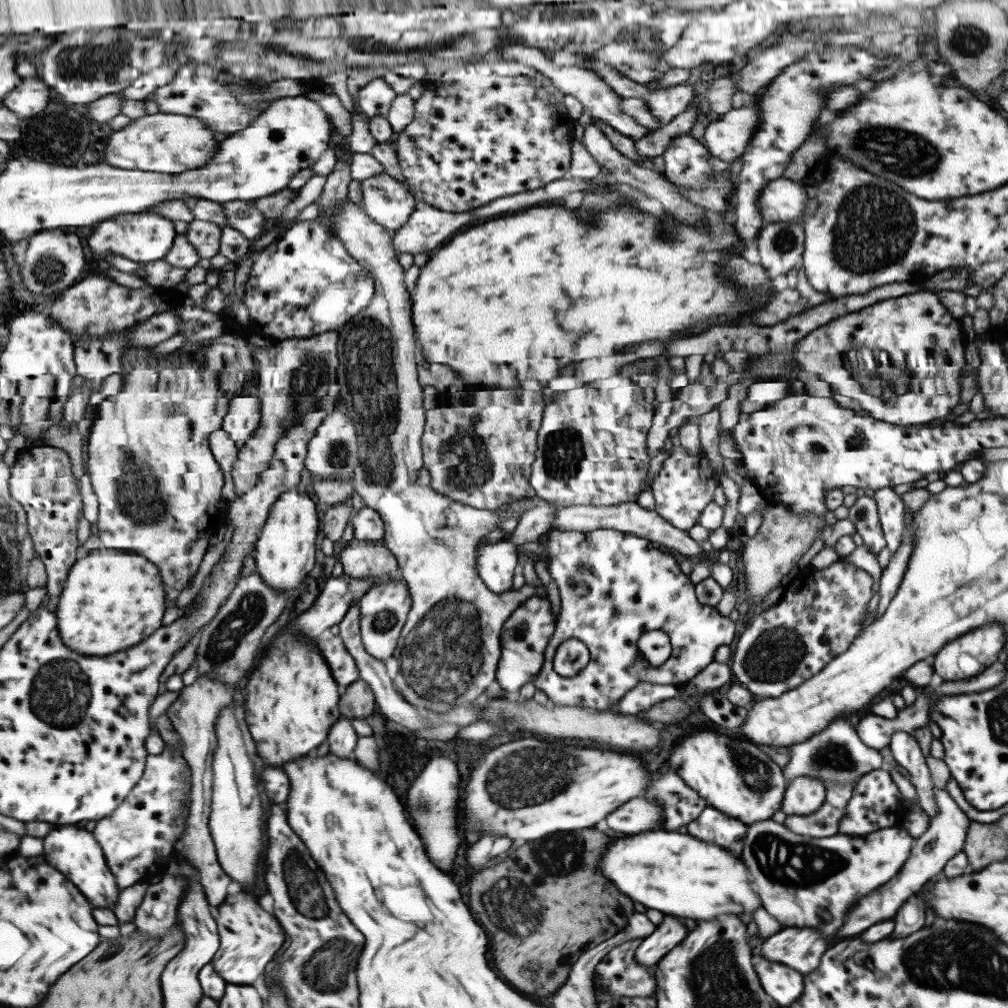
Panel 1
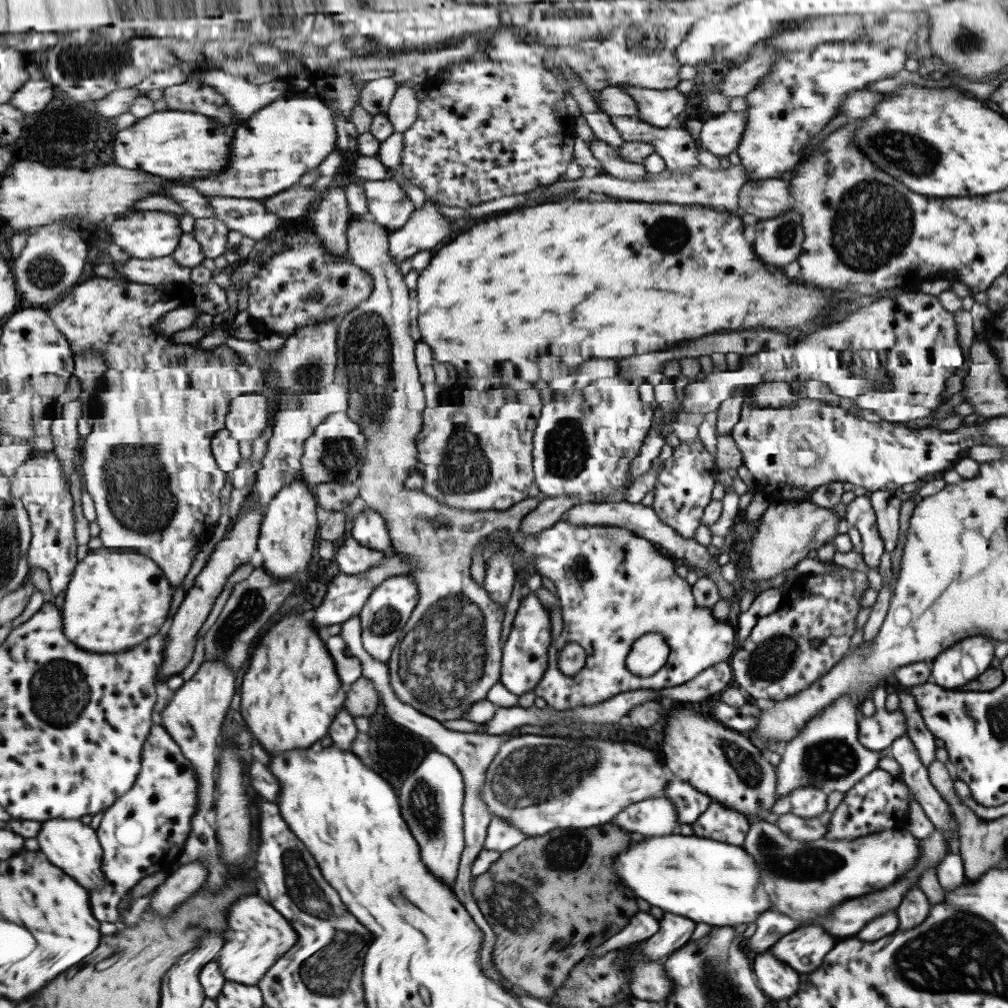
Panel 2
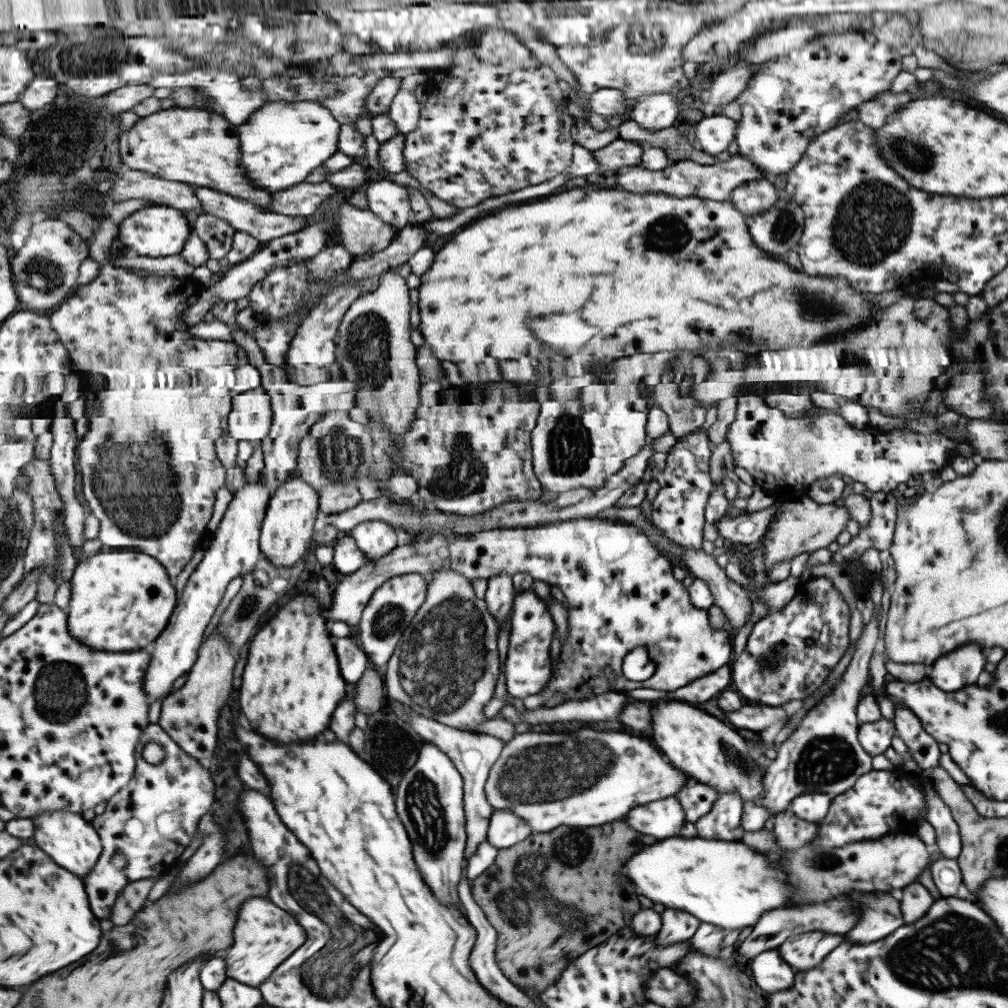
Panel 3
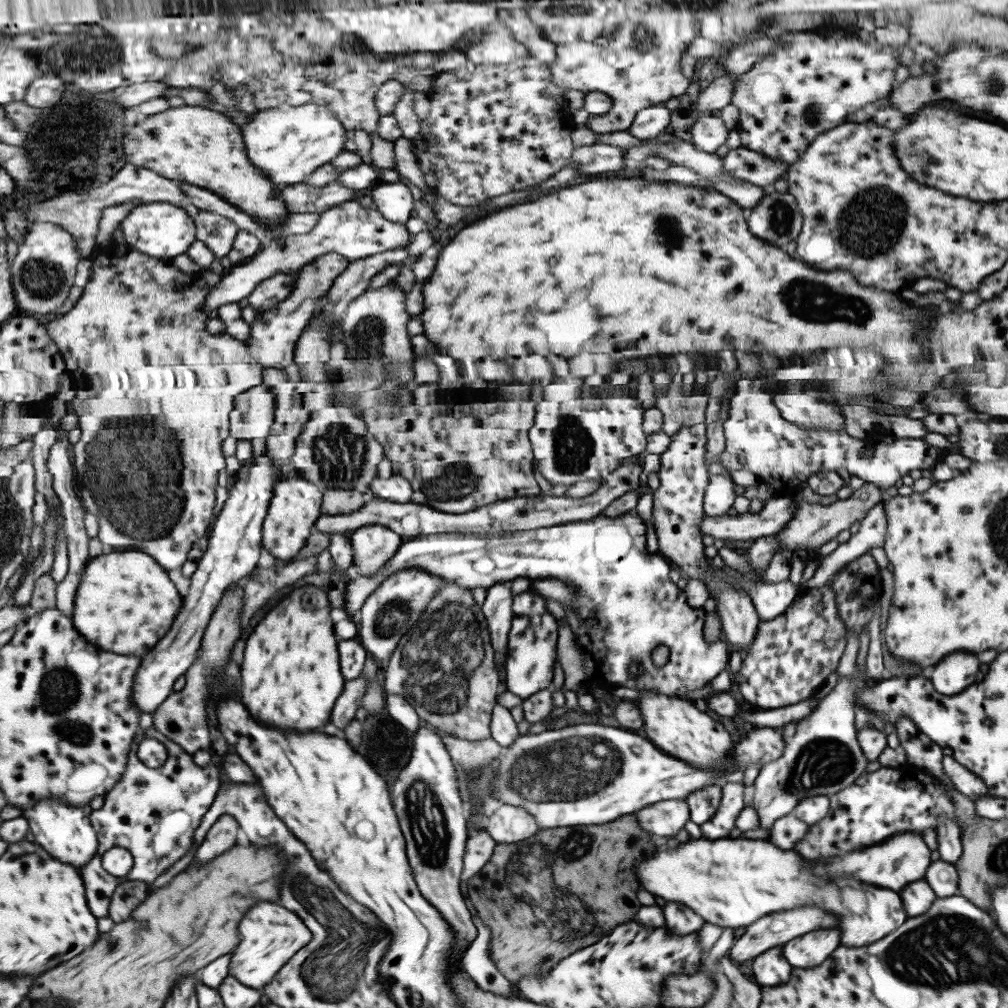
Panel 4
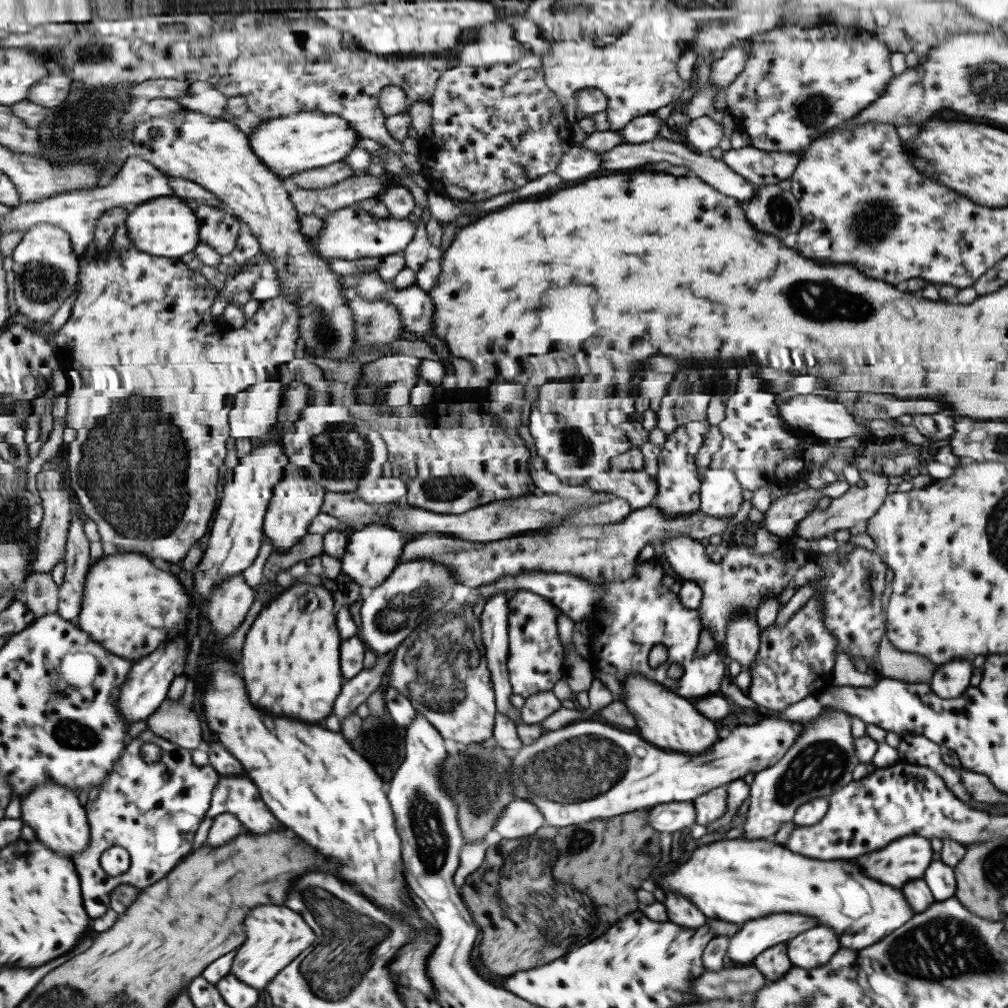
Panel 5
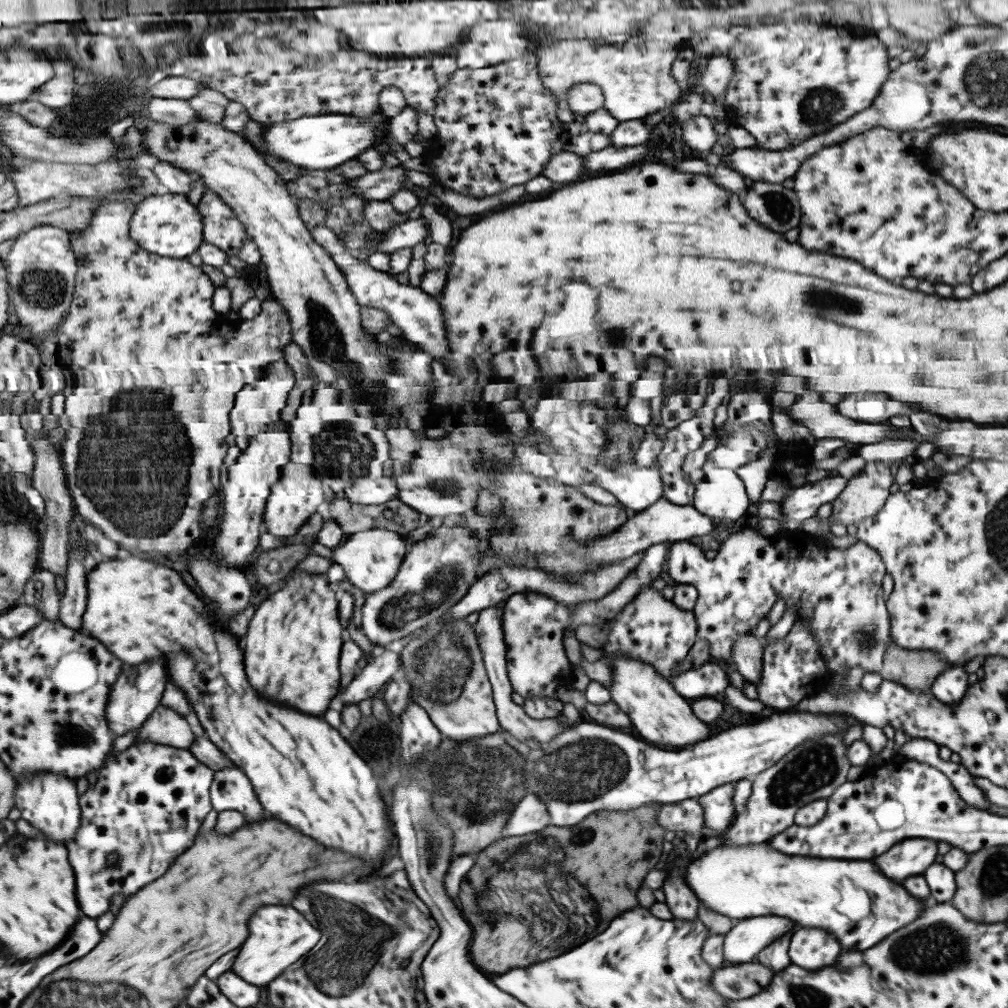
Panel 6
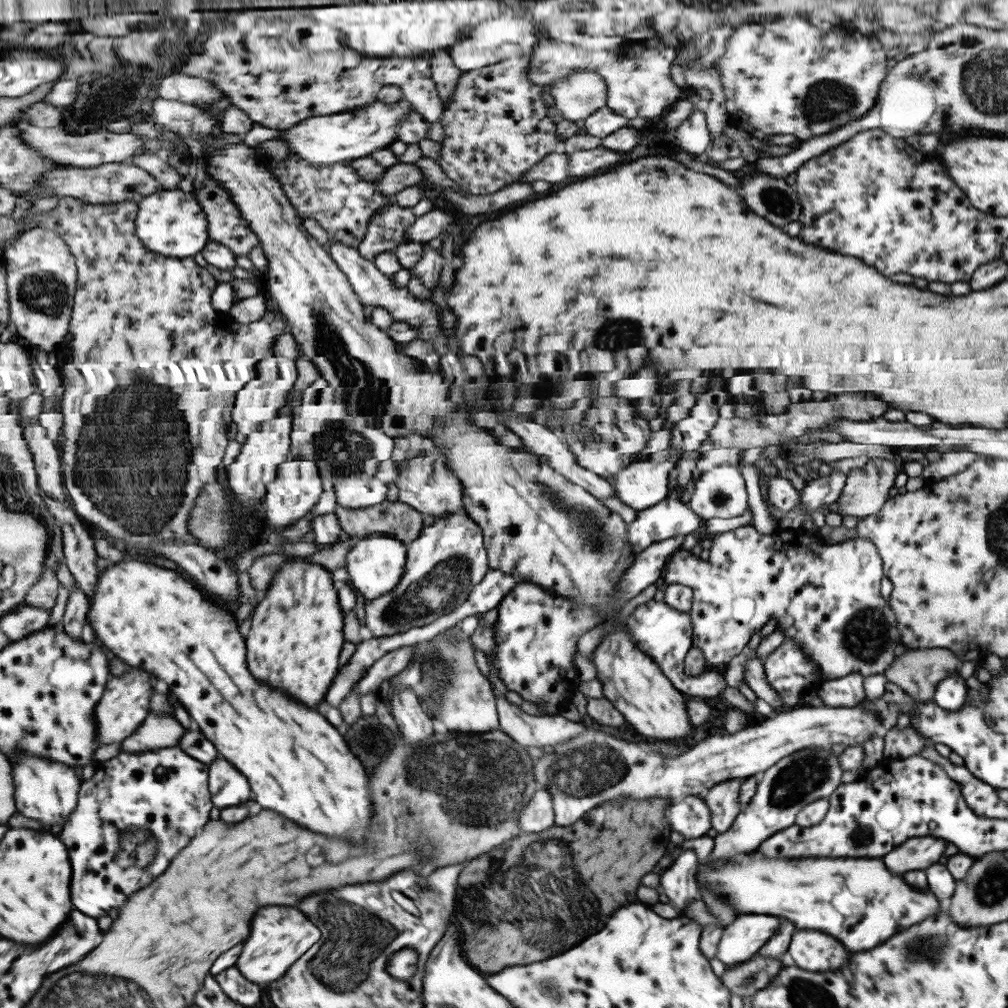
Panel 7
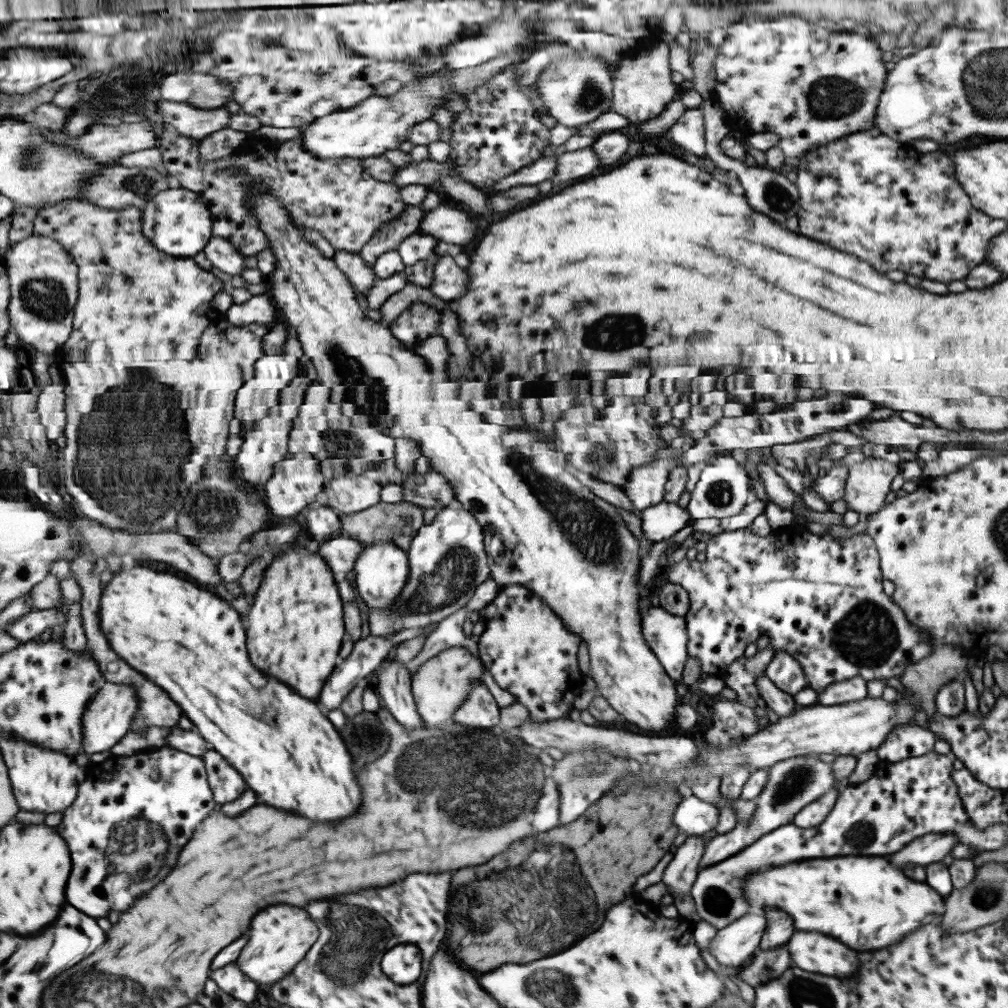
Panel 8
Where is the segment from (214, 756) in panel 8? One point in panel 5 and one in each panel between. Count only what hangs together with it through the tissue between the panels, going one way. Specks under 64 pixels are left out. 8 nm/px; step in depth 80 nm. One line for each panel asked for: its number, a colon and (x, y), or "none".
5: (237, 794)
6: (232, 790)
7: (229, 787)

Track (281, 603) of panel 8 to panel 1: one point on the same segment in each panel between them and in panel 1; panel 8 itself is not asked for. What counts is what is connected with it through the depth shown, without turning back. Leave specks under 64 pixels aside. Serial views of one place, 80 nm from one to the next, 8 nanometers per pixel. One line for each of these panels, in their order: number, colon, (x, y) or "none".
1: (291, 700)
2: (291, 693)
3: (291, 685)
4: (290, 677)
5: (289, 657)
6: (293, 640)
7: (294, 639)

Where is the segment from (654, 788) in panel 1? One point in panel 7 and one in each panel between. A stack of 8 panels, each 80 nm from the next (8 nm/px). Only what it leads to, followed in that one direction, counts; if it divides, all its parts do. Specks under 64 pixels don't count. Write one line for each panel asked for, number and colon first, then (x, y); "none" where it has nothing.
2: (689, 803)
3: (696, 799)
4: (702, 803)
5: (709, 806)
6: (717, 806)
7: (721, 799)

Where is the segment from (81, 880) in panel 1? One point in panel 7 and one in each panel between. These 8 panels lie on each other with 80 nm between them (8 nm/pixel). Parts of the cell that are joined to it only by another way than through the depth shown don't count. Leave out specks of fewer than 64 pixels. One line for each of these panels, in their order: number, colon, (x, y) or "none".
2: (71, 845)
3: (69, 839)
4: (64, 830)
5: (55, 813)
6: (51, 803)
7: (48, 791)

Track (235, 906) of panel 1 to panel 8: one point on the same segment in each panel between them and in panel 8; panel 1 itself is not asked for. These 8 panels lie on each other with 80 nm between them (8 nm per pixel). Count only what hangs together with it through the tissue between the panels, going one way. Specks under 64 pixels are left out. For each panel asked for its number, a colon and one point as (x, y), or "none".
2: (258, 936)
3: (266, 936)
4: (272, 934)
5: (277, 934)
6: (279, 935)
7: (281, 934)
8: (280, 937)

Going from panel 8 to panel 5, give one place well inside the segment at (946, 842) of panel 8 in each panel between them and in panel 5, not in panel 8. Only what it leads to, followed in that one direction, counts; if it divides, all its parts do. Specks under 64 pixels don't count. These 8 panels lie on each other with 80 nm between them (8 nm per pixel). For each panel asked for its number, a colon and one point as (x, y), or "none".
5: (906, 858)
6: (913, 855)
7: (918, 853)

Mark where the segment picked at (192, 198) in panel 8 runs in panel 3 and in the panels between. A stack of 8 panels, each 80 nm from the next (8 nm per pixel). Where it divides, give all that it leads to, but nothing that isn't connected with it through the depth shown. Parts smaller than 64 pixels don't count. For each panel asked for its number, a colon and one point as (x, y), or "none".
3: (159, 231)
4: (161, 230)
5: (165, 227)
6: (167, 224)
7: (172, 222)

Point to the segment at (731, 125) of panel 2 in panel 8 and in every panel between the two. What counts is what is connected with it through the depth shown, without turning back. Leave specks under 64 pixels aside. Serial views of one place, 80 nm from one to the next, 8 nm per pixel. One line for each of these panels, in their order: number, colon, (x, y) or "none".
3: (713, 134)
4: (708, 133)
5: (703, 133)
6: (697, 132)
7: (692, 135)
8: (687, 131)

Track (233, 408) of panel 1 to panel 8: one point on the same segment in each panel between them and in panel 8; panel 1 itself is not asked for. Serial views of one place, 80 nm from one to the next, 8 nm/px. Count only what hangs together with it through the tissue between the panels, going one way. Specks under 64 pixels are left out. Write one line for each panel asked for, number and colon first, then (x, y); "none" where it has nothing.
2: (249, 415)
3: (251, 418)
4: (254, 414)
5: (256, 411)
6: (259, 404)
7: (260, 400)
8: (274, 372)

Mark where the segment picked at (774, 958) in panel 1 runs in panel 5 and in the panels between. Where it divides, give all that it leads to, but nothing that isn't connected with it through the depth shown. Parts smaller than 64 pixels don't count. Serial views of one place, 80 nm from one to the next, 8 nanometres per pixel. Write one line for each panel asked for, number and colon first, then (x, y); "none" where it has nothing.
2: (810, 943)
3: (802, 951)
4: (812, 948)
5: (815, 946)

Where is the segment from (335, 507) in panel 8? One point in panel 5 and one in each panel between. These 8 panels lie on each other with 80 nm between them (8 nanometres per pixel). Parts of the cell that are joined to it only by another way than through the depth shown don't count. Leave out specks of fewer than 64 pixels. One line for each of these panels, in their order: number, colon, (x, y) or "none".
5: (382, 490)
6: (361, 491)
7: (350, 492)

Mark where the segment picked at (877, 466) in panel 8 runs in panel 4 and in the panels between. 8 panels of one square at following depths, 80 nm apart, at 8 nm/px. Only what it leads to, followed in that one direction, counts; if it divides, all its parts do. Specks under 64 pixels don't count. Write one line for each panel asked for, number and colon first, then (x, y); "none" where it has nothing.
4: (811, 524)
5: (858, 502)
6: (864, 494)
7: (865, 490)

